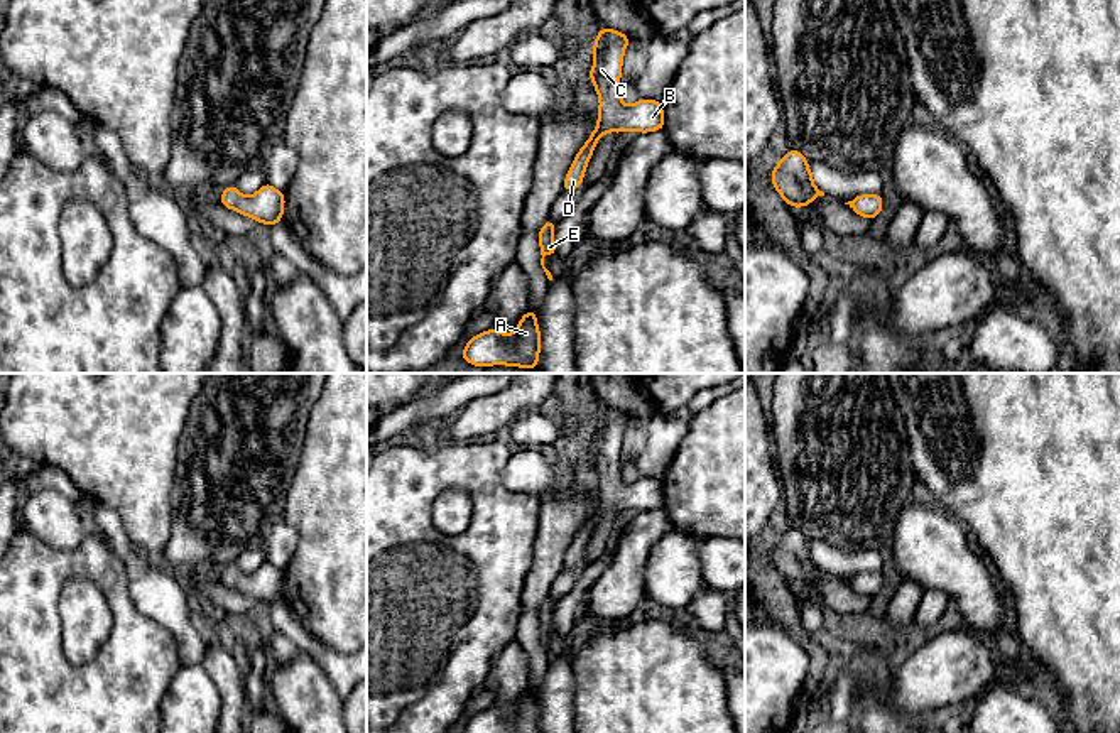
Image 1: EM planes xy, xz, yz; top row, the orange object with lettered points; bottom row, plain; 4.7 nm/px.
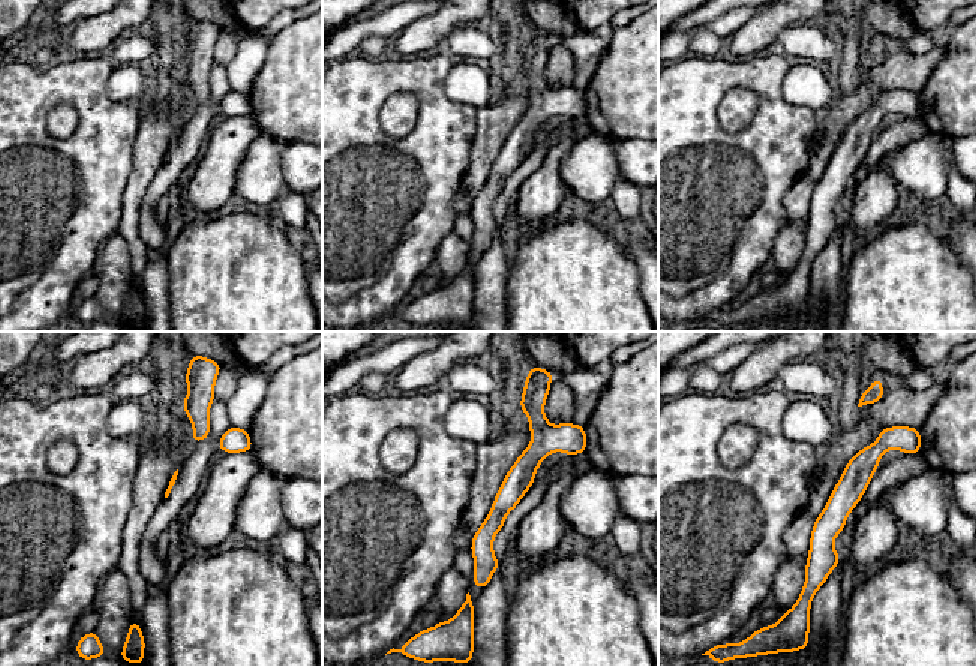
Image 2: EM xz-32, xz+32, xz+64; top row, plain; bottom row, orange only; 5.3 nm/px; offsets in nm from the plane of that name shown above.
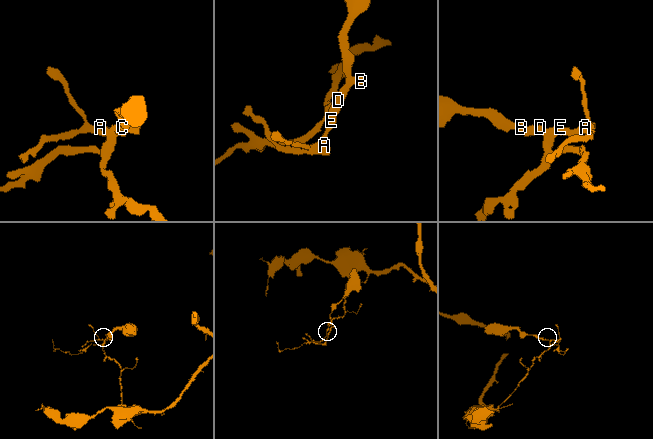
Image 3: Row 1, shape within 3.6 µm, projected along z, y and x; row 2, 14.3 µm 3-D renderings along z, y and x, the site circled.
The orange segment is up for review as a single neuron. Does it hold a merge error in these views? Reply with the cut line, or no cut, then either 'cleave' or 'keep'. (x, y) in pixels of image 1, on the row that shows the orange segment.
no cut; keep

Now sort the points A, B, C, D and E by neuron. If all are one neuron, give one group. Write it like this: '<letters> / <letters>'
A B C D E

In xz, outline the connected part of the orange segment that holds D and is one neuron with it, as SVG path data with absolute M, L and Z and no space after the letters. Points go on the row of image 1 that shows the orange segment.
M600 27L595 46L595 64L588 76L600 98L598 125L590 138L576 154L563 184L563 191L574 191L583 184L586 166L593 155L596 142L606 132L623 133L637 130L639 133L664 130L664 108L659 100L640 98L633 105L622 103L620 76L623 52L630 37L613 29Z

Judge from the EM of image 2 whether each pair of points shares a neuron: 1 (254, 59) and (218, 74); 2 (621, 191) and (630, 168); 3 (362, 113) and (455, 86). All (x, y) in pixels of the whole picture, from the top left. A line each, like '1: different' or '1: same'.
1: different
2: different
3: different

